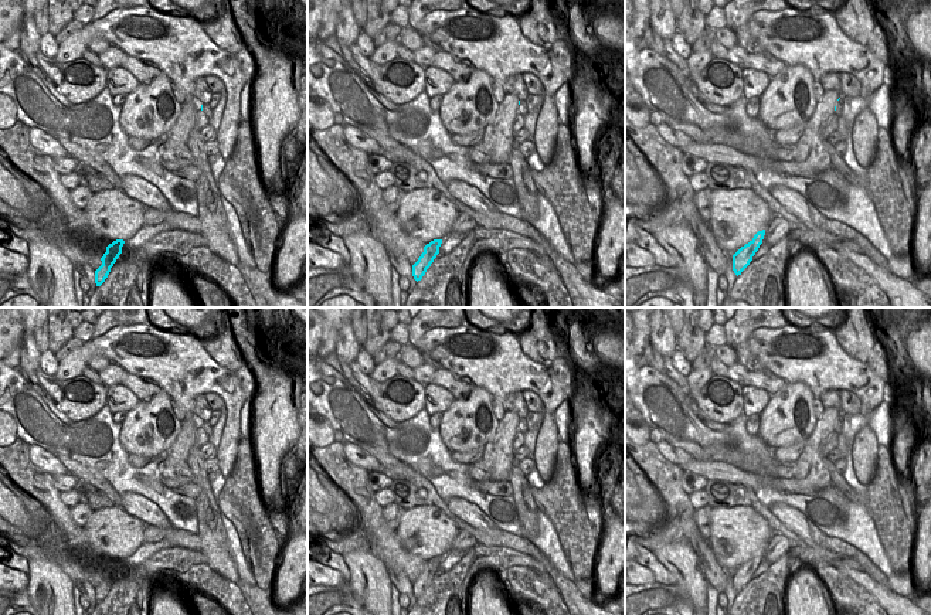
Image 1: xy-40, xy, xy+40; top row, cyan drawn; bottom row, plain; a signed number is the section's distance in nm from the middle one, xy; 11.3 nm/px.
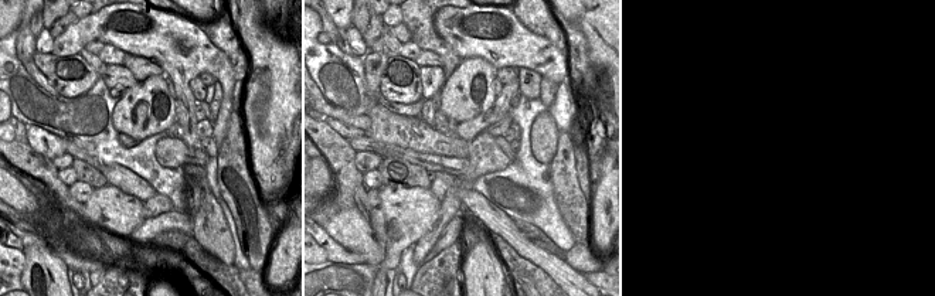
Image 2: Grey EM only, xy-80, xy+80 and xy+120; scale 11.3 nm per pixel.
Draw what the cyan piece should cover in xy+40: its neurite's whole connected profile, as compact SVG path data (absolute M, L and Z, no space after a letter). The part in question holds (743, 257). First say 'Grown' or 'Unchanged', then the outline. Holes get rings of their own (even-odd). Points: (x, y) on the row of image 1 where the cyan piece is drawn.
Unchanged. M765 230L758 231L754 238L741 247L734 255L733 255L733 271L738 276L741 272L750 265L752 261L752 256L758 251L760 245L762 244L765 235Z

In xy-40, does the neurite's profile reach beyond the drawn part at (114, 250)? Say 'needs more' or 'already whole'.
already whole

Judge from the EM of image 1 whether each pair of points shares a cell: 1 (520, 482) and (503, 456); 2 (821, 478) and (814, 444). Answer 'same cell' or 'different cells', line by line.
1: different cells
2: same cell

